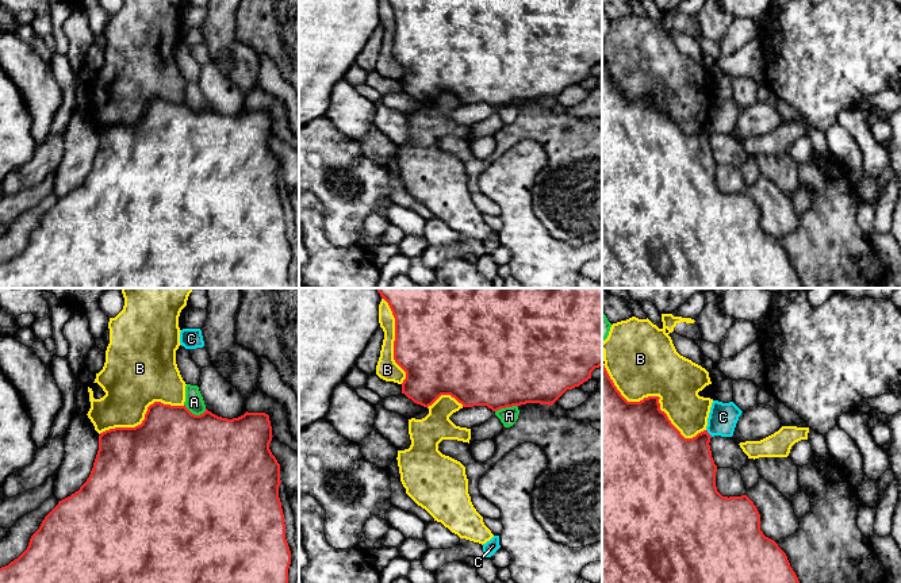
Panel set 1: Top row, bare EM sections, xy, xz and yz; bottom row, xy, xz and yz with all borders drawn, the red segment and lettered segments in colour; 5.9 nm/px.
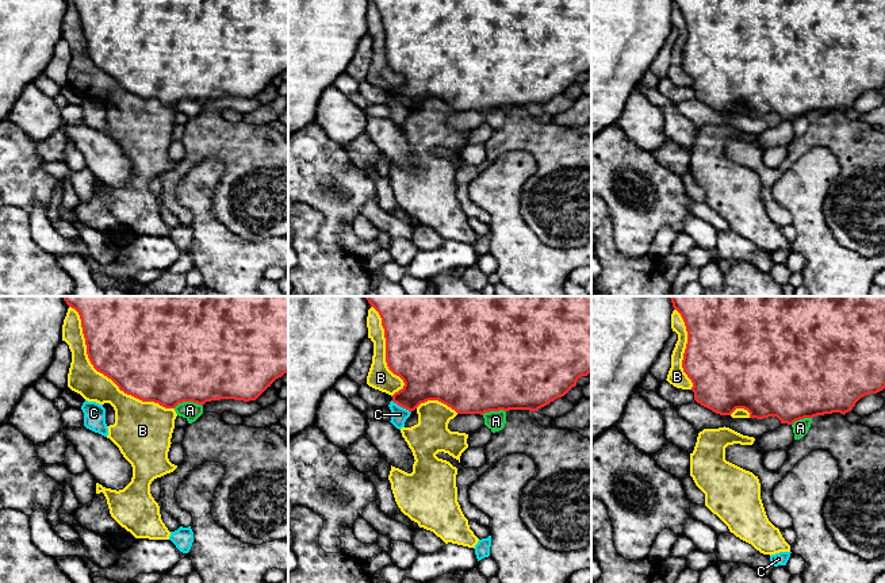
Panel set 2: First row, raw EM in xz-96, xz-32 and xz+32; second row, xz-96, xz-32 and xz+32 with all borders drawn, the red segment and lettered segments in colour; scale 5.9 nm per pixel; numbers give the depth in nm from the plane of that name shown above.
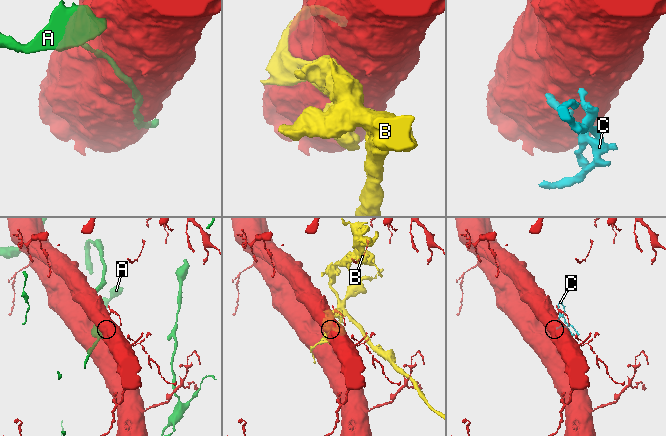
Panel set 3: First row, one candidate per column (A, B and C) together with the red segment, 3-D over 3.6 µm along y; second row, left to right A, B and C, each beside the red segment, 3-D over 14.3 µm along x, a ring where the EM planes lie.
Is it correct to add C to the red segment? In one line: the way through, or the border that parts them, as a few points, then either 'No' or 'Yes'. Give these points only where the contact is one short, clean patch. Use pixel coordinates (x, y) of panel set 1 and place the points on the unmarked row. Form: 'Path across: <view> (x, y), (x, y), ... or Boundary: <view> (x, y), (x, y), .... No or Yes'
Boundary: yz (706, 126), (712, 133). No

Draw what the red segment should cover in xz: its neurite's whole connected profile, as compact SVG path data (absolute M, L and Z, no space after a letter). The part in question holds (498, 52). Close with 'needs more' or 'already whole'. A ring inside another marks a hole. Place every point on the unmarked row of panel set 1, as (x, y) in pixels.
M388 0L395 15L395 38L394 38L394 57L406 69L406 76L402 80L402 91L405 91L414 100L423 104L432 103L441 92L450 92L463 104L487 103L492 108L501 106L521 103L526 100L553 101L567 87L579 84L588 76L591 69L602 62L602 0Z | already whole

